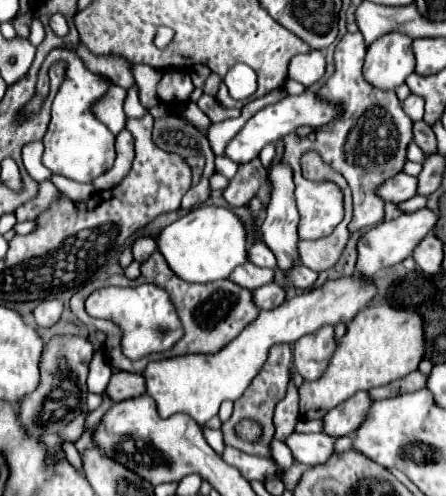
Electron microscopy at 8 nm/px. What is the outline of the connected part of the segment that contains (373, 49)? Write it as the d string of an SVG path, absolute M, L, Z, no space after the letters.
M384 35L384 39L378 39L378 43L372 43L368 47L368 55L364 61L364 79L380 89L380 91L396 91L406 77L414 71L414 55L412 55L412 39L404 35Z

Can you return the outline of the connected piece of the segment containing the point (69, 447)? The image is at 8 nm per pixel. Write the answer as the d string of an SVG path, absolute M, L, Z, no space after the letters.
M64 441L64 443L62 443L62 451L64 451L66 459L68 459L72 465L76 465L76 469L80 469L80 455L78 455L78 451L76 451L76 447L74 447L74 441Z

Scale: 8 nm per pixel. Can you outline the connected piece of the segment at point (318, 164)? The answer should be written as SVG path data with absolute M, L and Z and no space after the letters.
M308 151L304 155L304 159L302 159L302 171L304 171L304 175L308 179L332 179L334 183L340 183L340 189L344 193L352 195L346 179L338 171L334 171L328 163L324 163L324 159L316 151Z

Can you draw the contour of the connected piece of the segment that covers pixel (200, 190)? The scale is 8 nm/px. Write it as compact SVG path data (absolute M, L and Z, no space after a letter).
M204 173L204 179L200 179L200 183L196 187L192 187L184 199L182 199L182 209L192 209L194 205L200 205L204 203L208 197L210 197L210 187L208 187L208 179L212 177L214 173Z

